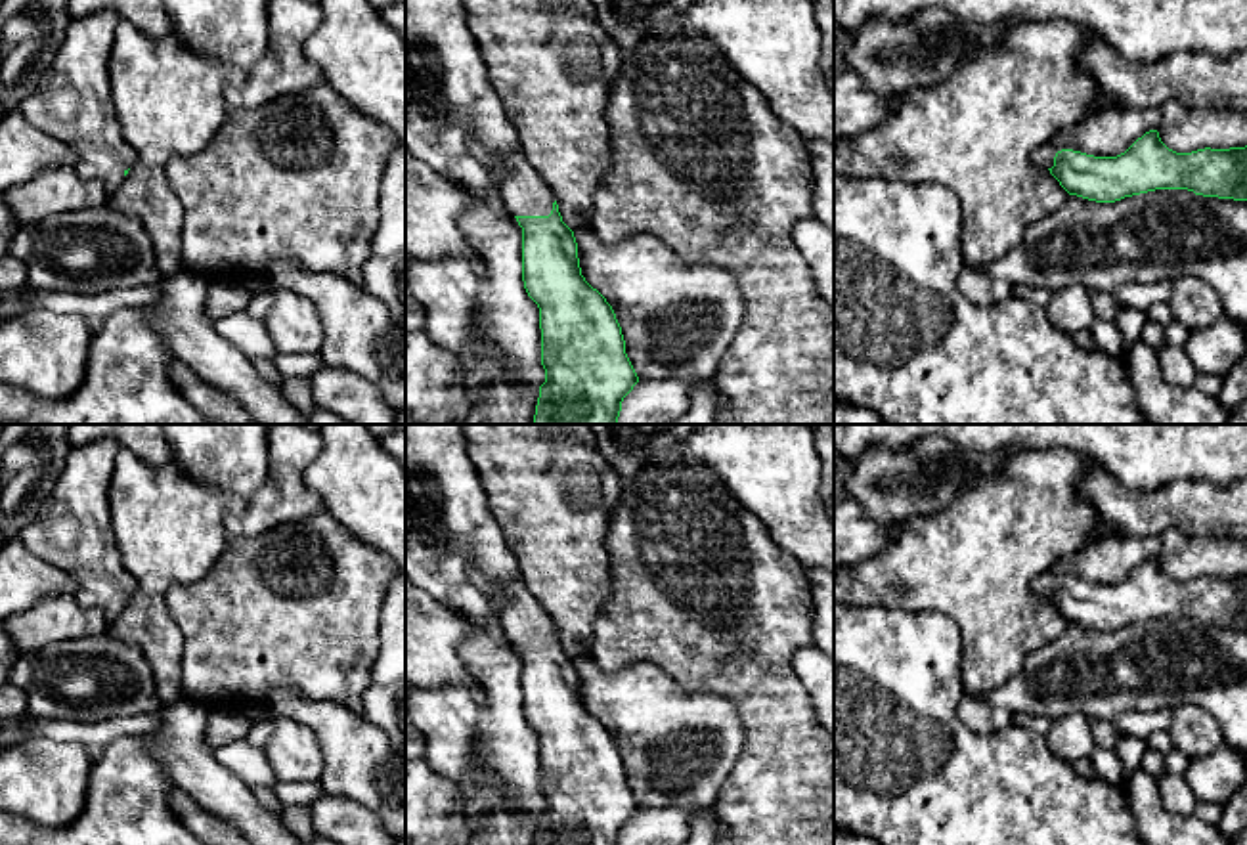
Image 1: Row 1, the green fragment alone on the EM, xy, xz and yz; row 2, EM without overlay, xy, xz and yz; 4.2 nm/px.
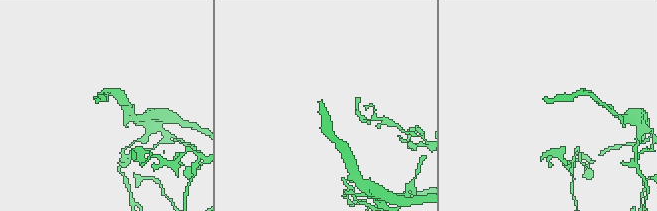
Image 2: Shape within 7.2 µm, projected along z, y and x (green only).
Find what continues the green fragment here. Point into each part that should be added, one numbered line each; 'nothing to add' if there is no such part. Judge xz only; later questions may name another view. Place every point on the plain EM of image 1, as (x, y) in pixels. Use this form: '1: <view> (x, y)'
1: xz (525, 622)

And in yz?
1: yz (1045, 584)

